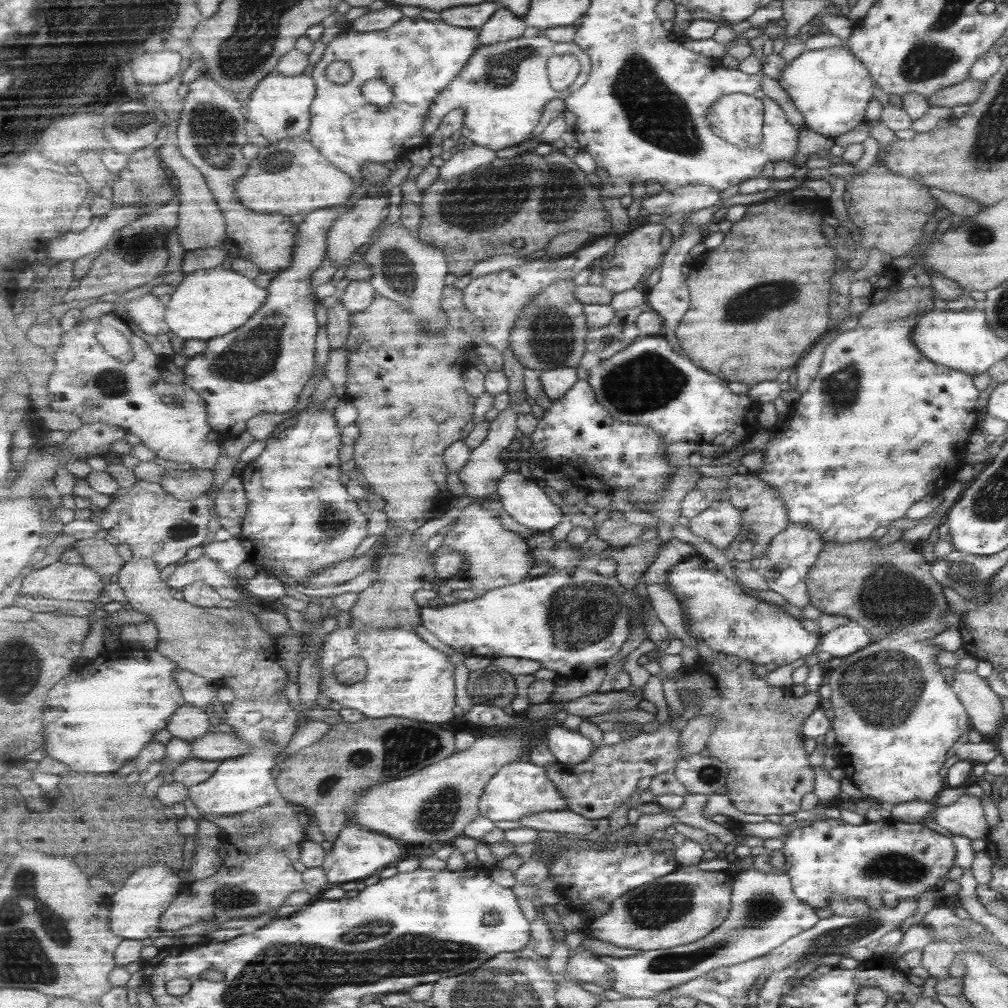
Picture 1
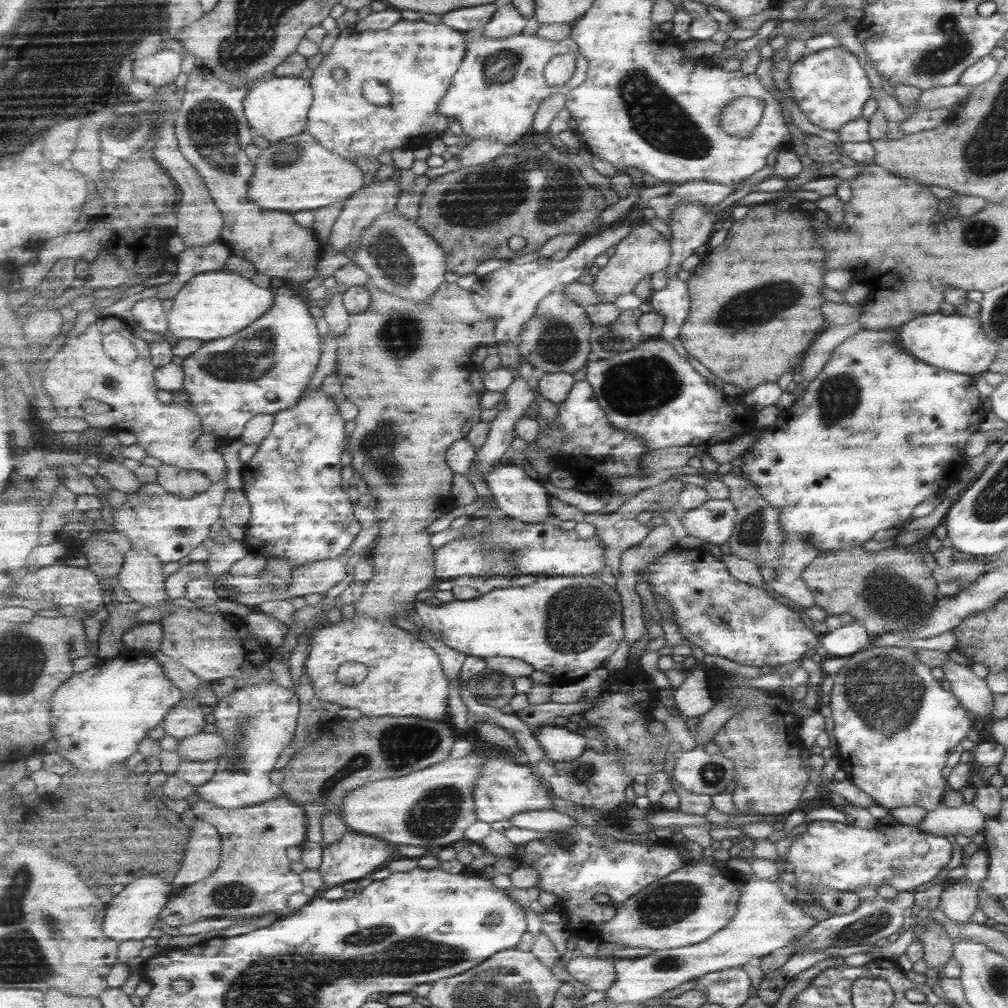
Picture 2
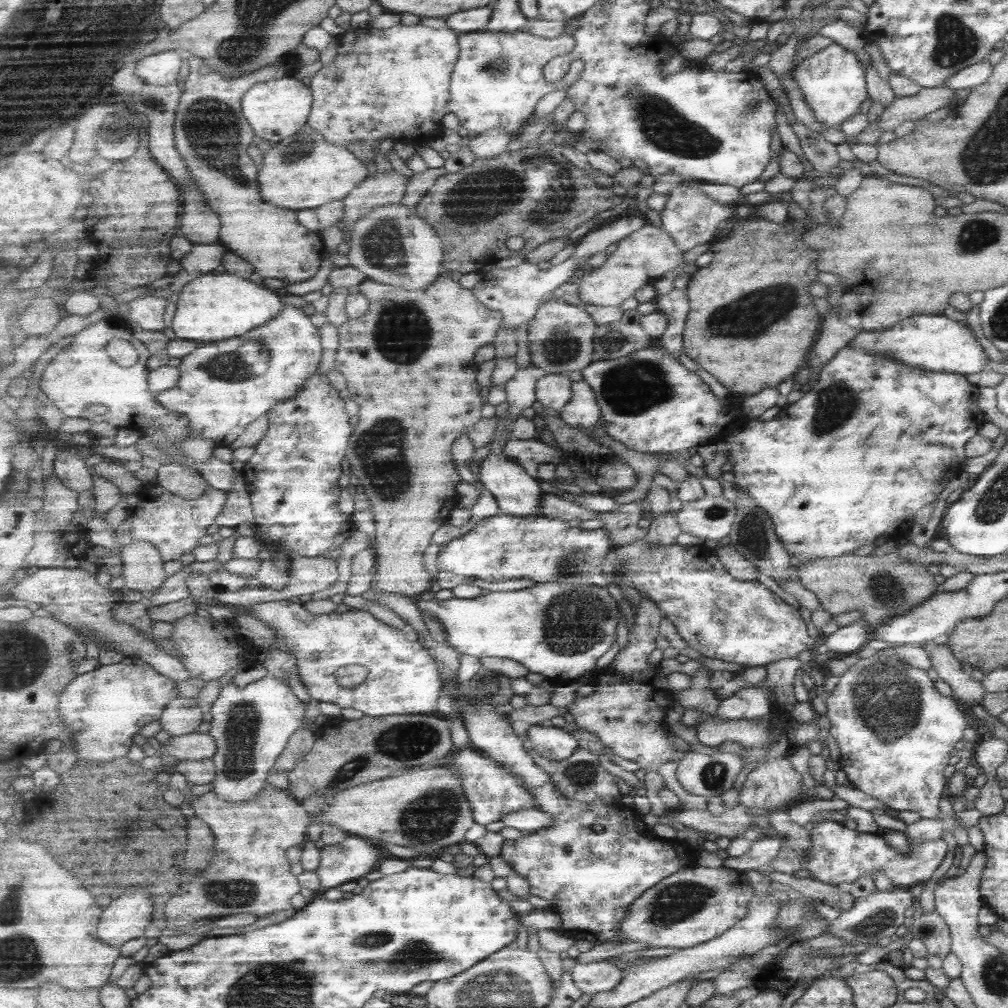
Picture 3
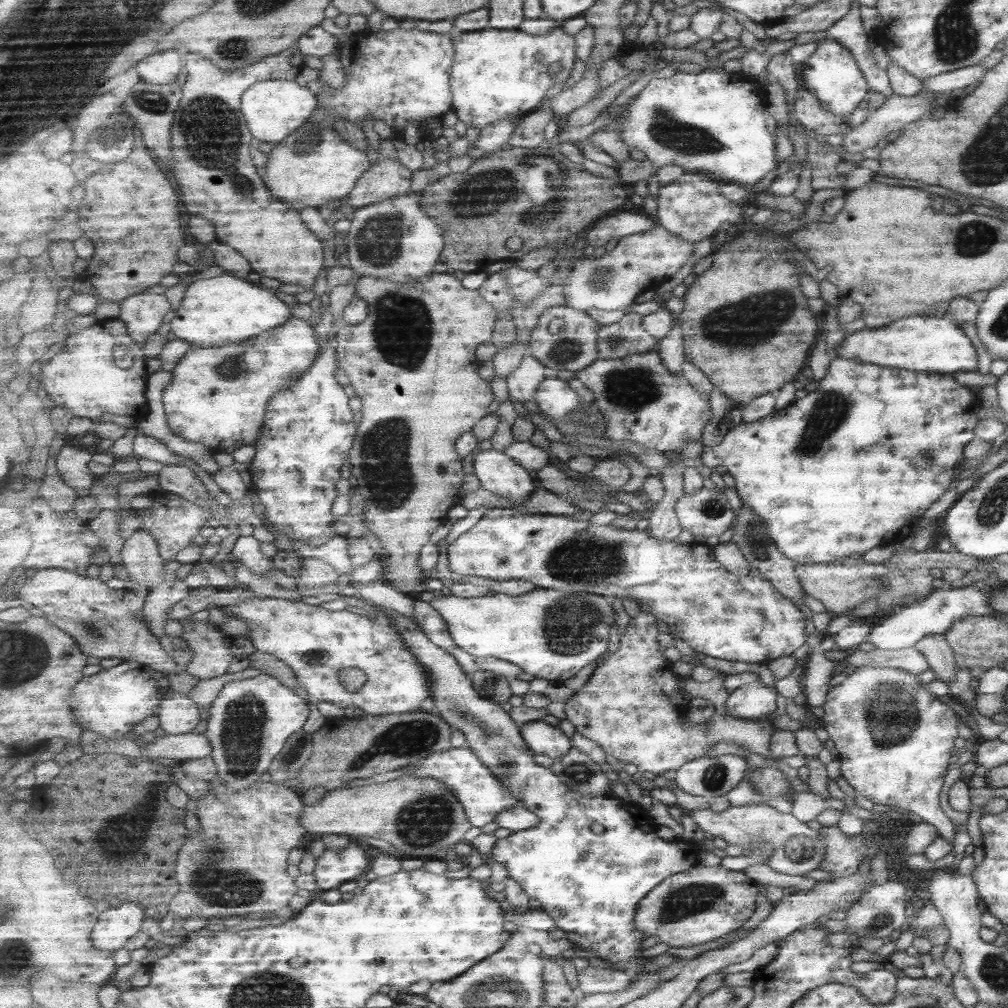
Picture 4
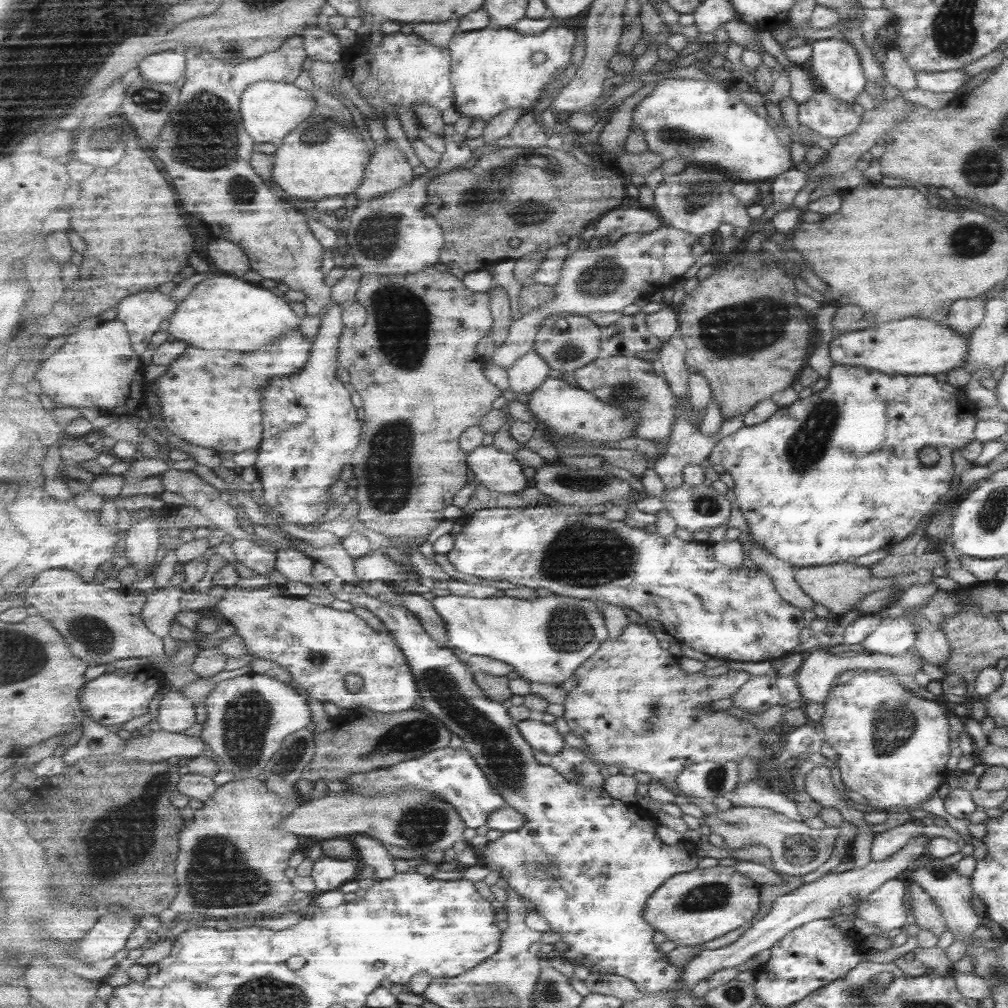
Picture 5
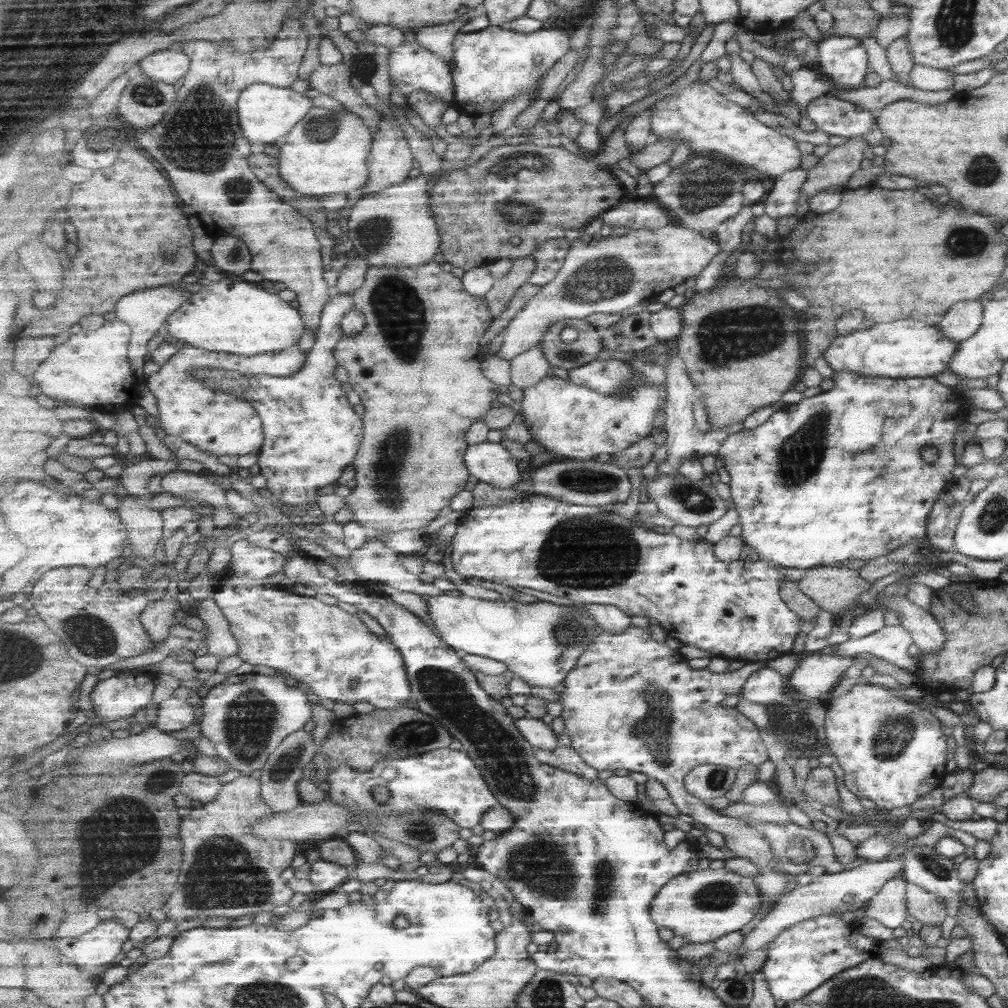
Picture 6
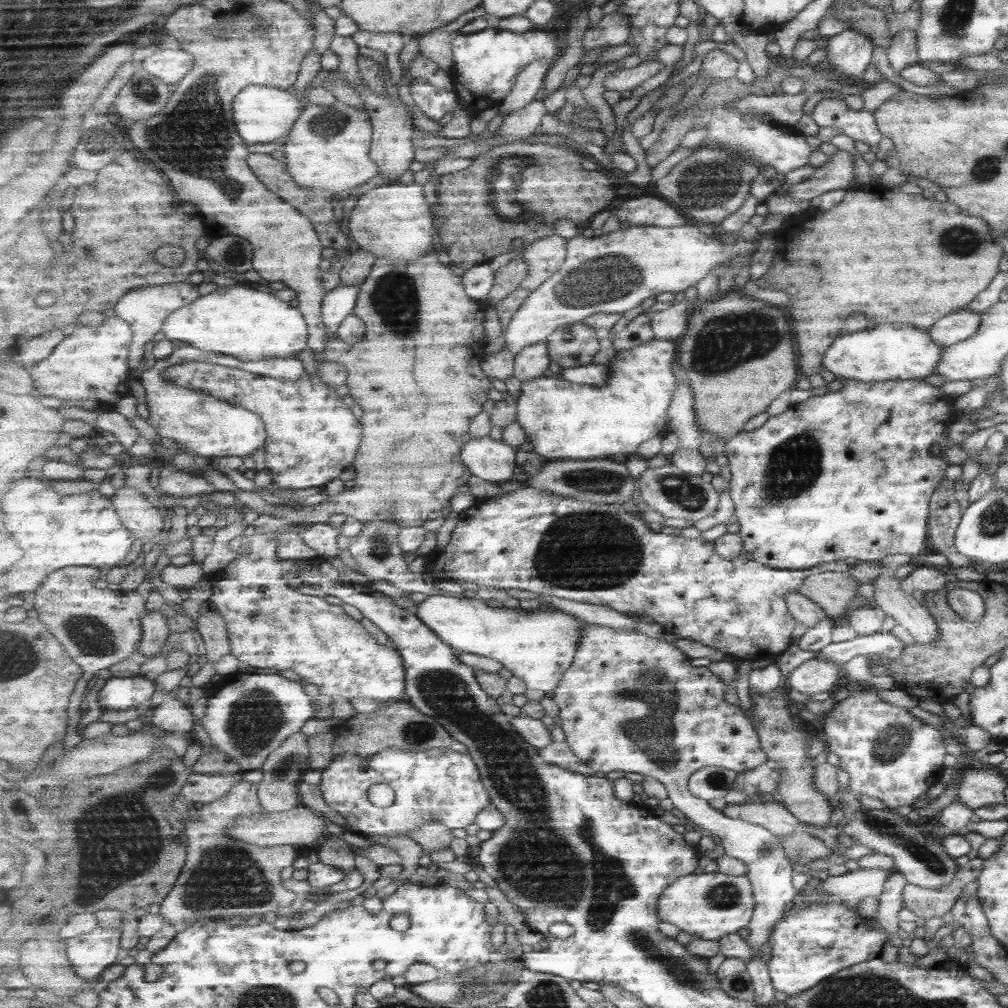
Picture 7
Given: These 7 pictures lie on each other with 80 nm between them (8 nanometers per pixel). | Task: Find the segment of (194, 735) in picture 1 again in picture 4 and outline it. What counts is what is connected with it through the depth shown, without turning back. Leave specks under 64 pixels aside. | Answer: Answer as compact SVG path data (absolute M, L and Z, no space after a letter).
M171 692L160 704L160 727L166 734L178 735L193 732L201 722L201 710L197 702L182 693Z

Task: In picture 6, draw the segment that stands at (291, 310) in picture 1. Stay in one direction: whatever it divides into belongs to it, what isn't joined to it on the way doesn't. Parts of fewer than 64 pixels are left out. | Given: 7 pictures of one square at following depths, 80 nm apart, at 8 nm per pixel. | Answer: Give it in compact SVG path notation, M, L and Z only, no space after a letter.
M184 344L171 360L160 366L158 372L146 379L150 392L156 398L160 414L160 425L156 428L163 436L179 436L199 450L214 456L239 457L251 452L258 453L264 443L262 417L258 415L258 410L243 397L200 383L194 375L194 370L220 368L233 370L243 376L286 377L301 371L306 363L306 357L299 345L255 356L243 356L228 352L206 351Z

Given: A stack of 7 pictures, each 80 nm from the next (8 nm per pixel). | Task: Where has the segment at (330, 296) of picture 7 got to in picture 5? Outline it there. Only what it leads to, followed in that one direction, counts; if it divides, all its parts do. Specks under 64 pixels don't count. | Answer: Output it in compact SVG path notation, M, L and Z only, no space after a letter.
M335 303L324 314L306 367L298 374L273 379L262 394L264 433L254 466L263 486L263 498L285 523L301 526L305 530L311 526L321 527L325 522L331 505L331 486L339 482L343 468L350 464L358 444L362 442L364 419L359 419L357 408L351 402L351 393L338 377L340 362L337 362L337 346L345 327L343 311L343 306Z

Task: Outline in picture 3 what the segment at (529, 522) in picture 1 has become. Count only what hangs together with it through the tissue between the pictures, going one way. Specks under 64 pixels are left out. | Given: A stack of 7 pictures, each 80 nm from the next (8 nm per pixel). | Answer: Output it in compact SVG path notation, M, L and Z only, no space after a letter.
M489 453L485 460L481 461L479 468L480 482L496 499L499 514L525 517L527 519L542 517L544 492L543 488L539 486L540 480L530 476L522 465L513 462L513 460L508 460L504 455L495 456L495 454Z

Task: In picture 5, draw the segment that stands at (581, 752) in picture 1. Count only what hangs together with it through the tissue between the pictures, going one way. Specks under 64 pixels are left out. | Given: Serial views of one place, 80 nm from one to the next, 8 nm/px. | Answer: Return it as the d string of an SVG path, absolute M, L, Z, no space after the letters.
M522 720L518 723L522 736L536 751L555 756L566 749L563 735L554 724L546 724L537 720Z

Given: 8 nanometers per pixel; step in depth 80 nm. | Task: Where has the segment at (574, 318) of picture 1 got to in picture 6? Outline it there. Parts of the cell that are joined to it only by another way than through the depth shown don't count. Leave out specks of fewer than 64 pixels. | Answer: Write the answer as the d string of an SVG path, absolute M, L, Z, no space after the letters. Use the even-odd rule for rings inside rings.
M567 319L553 323L539 343L552 367L571 371L599 358L603 348L603 338L597 328L586 319ZM570 326L578 331L578 337L571 343L561 340L563 327Z

